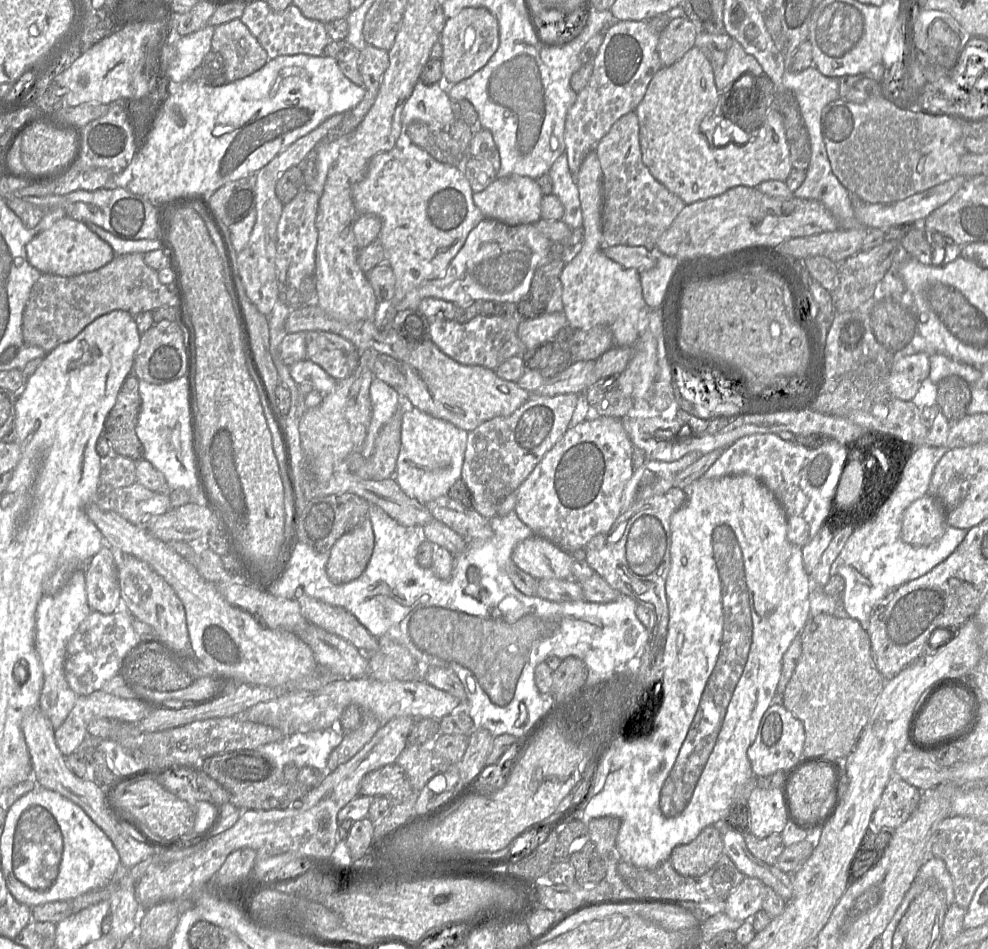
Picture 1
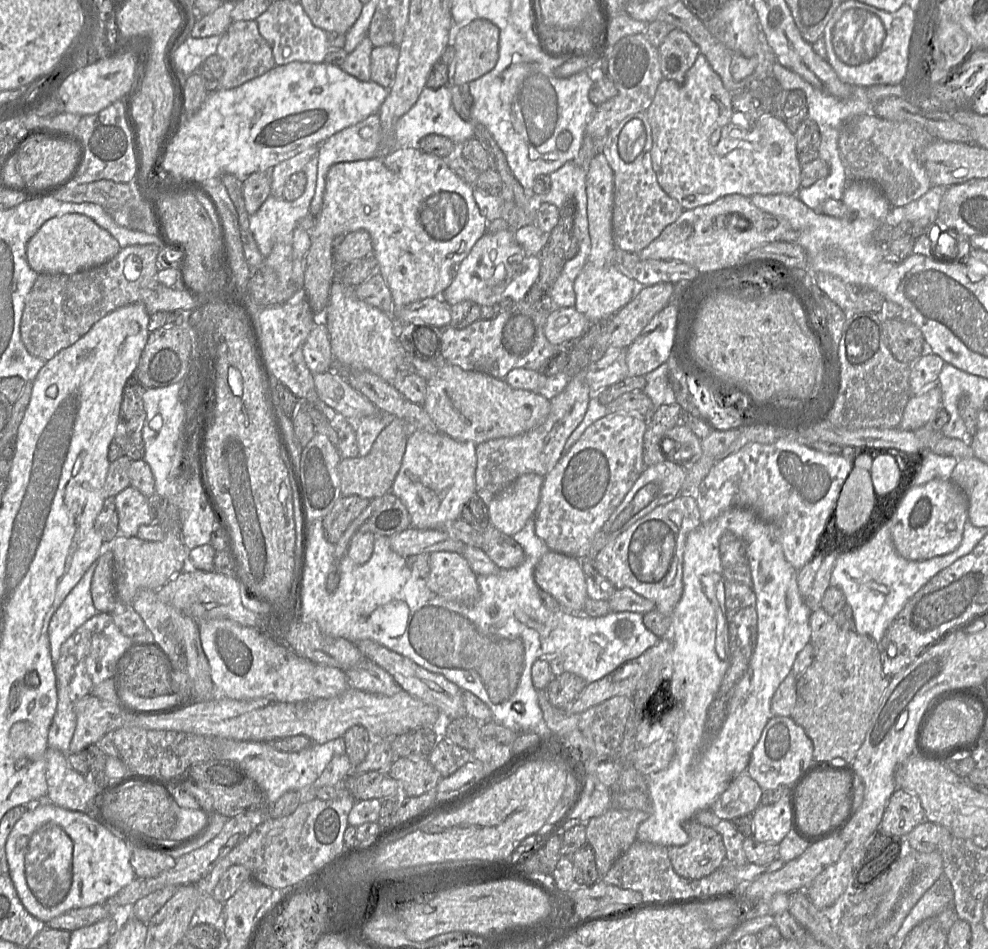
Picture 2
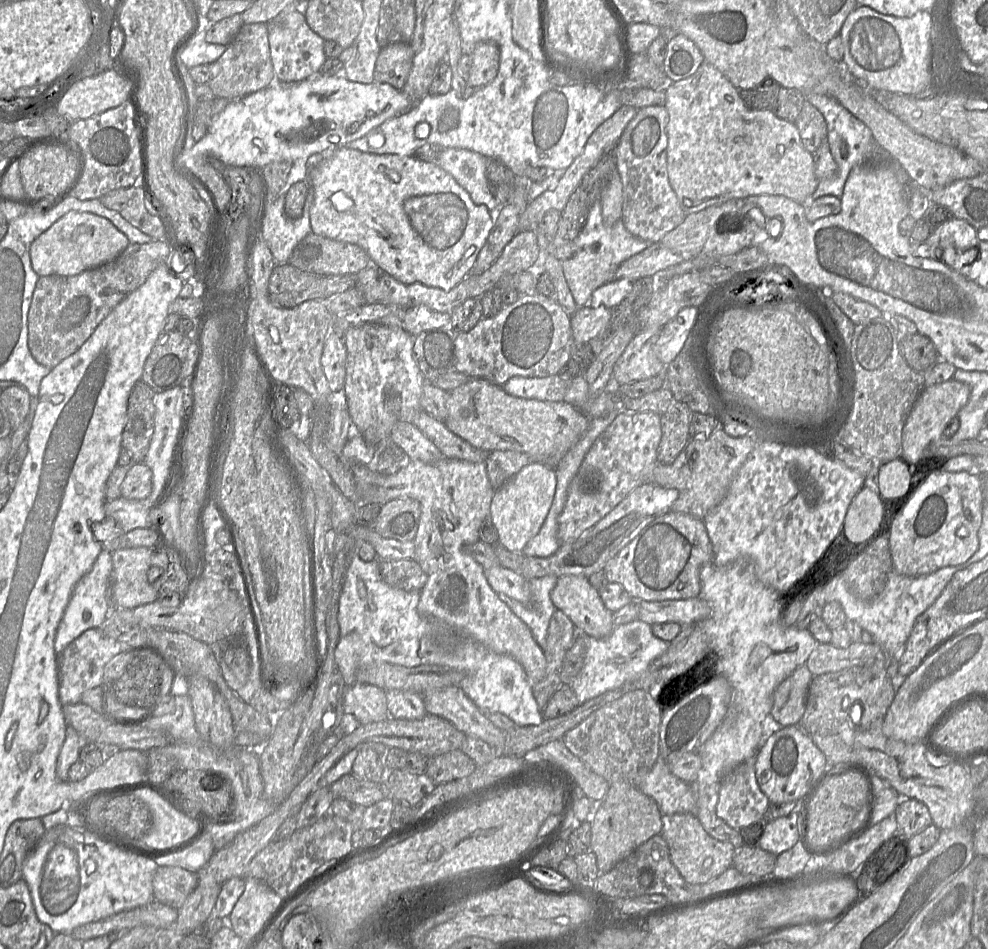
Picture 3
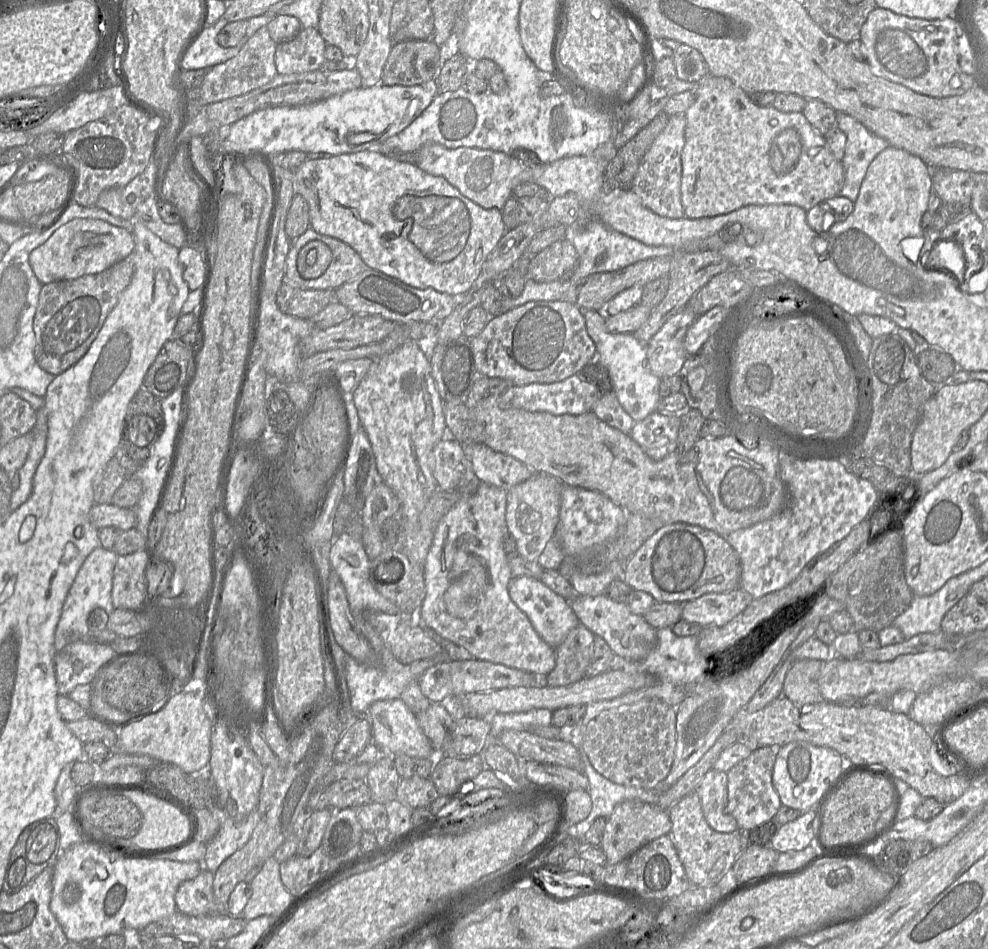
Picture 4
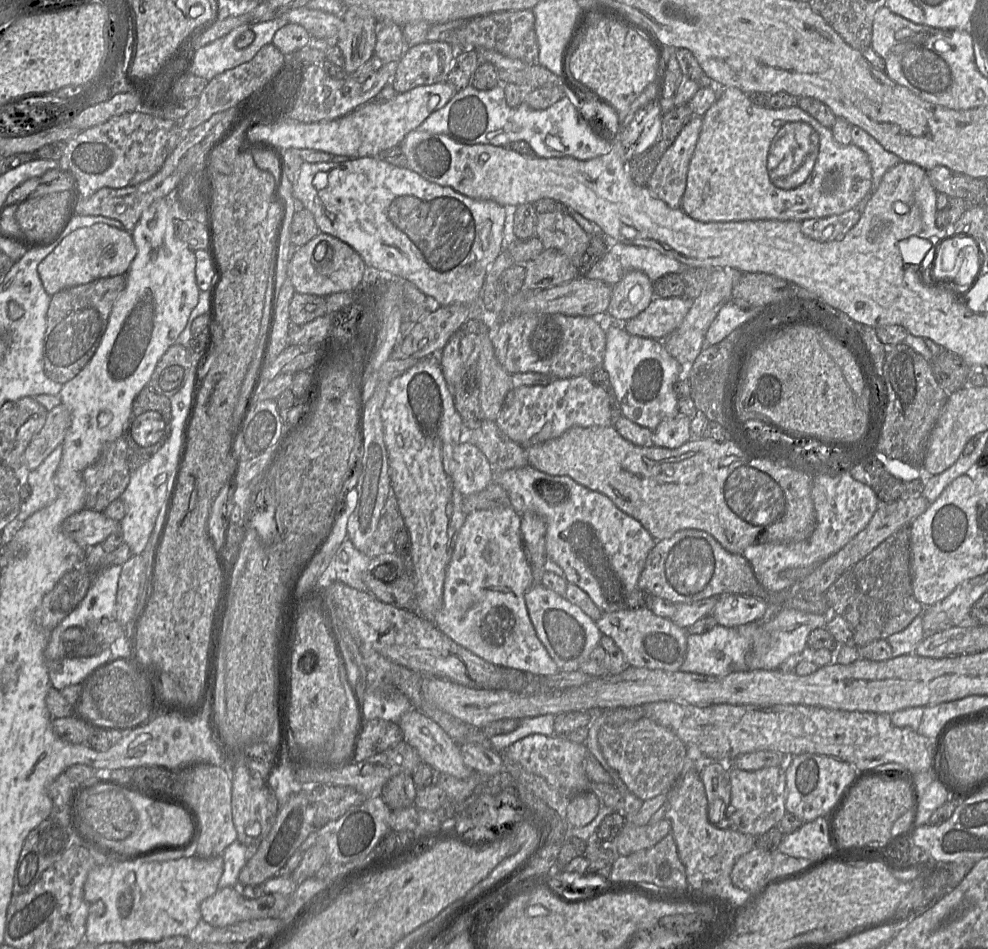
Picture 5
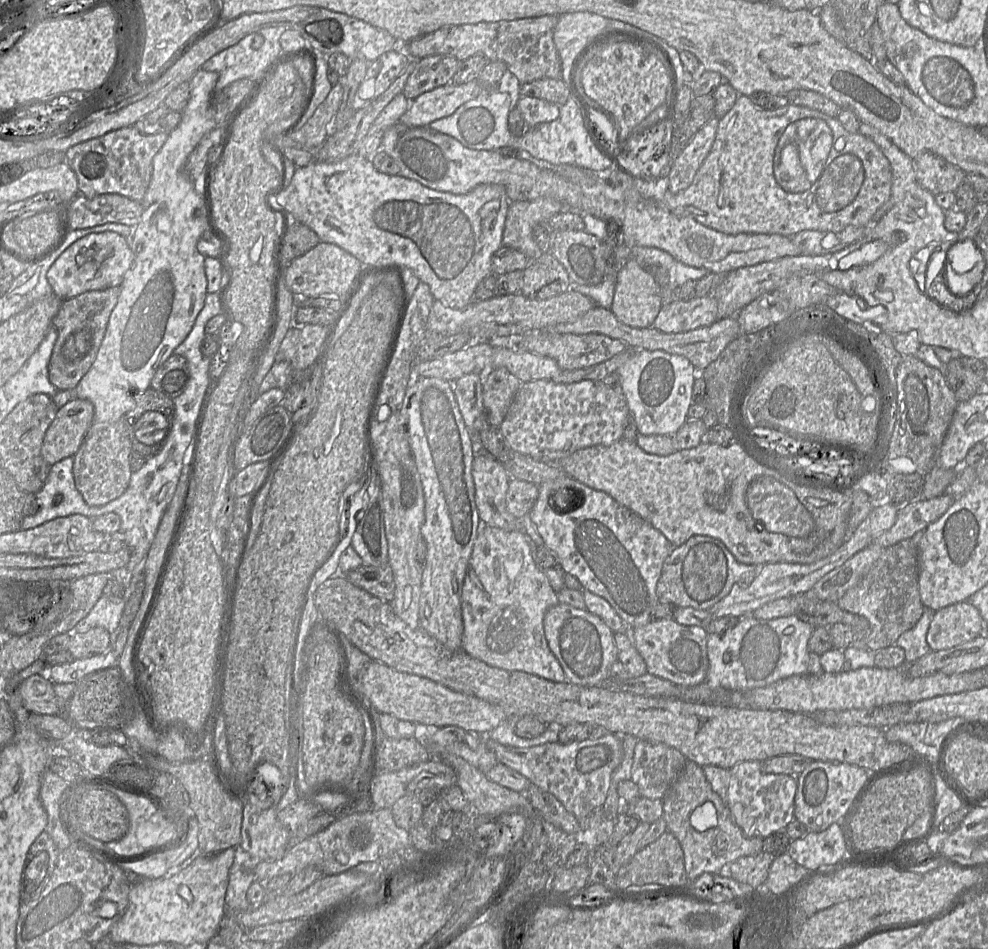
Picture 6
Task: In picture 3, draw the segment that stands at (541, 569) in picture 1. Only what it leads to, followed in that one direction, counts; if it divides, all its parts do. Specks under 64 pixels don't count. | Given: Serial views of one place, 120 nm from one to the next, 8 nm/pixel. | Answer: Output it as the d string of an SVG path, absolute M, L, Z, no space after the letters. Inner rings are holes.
M584 576L559 577L551 600L555 610L562 611L582 634L602 639L616 627L613 612L605 607L599 591Z

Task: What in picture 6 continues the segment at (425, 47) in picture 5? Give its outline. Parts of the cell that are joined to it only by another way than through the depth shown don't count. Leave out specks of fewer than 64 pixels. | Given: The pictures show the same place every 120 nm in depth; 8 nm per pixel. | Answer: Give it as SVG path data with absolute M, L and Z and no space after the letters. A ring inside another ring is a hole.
M432 55L421 58L407 79L403 94L410 100L451 82L459 60L448 55Z

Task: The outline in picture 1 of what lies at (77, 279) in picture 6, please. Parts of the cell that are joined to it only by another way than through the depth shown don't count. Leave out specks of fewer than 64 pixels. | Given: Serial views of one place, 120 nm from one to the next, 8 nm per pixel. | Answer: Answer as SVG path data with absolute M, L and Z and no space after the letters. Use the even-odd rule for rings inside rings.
M68 216L36 235L26 246L28 262L42 274L71 277L97 270L115 257L112 247L92 232L86 223Z

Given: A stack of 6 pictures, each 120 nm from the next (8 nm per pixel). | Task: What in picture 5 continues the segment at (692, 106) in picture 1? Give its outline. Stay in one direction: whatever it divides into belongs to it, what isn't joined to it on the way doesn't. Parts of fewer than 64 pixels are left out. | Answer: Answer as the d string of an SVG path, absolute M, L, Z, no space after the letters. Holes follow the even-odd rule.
M736 87L718 90L718 99L702 117L702 128L689 163L680 209L701 222L791 220L839 215L854 209L872 192L867 154L850 143L839 144L831 128L820 124L798 105L771 109L757 106Z

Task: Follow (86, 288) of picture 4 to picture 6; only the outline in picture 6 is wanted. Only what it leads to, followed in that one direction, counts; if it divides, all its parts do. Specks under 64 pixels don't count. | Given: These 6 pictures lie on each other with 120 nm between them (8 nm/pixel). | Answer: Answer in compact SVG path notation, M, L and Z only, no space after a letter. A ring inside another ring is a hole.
M120 286L84 292L63 300L52 325L57 331L48 364L49 381L59 390L74 390L94 363L103 341L110 315L117 304Z

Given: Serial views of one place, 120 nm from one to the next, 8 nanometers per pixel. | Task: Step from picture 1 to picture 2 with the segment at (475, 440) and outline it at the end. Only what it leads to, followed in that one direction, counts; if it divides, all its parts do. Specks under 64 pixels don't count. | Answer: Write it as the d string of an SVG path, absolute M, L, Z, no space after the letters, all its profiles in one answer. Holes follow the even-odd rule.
M584 370L572 377L566 387L550 399L549 414L535 428L517 436L493 439L476 445L476 494L481 497L487 509L492 497L522 474L536 473L545 476L554 468L566 453L566 441L583 420L590 398Z

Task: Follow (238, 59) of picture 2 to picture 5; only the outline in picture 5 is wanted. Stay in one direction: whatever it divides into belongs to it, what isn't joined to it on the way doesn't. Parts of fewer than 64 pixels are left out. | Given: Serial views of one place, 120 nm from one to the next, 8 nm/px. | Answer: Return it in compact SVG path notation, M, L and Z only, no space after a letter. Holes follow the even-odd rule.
M272 43L264 45L248 62L226 70L213 77L198 97L197 105L176 125L185 130L192 130L208 120L215 113L236 107L251 92L262 86L286 61L286 56Z

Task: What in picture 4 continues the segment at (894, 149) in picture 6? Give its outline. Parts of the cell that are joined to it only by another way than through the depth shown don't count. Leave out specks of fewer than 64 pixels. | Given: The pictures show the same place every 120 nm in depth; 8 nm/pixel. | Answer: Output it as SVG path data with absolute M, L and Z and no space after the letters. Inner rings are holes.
M837 112L836 126L847 136L845 153L841 160L844 182L838 195L854 203L870 163L881 151L889 147L890 143L843 112Z

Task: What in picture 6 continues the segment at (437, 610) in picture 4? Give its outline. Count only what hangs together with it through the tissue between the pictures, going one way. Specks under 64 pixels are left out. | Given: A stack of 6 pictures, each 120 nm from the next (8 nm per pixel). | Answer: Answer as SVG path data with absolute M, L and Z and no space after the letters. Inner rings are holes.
M483 524L480 532L475 540L471 557L468 562L467 572L465 575L462 592L461 592L461 610L463 620L463 635L460 650L464 651L472 658L485 663L488 666L499 668L507 671L520 671L527 674L537 676L539 678L555 682L564 683L566 681L563 669L551 652L545 634L544 634L544 616L546 612L553 606L559 604L556 592L550 586L544 573L535 564L531 555L530 544L527 534L522 530L507 531L497 527Z

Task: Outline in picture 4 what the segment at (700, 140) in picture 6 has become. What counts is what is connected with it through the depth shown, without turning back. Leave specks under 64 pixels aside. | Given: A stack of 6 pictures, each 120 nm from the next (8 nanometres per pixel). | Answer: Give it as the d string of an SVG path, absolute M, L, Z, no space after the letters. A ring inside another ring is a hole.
M685 114L669 116L666 127L644 155L631 187L631 191L640 198L646 208L671 219L685 217L681 201L681 155L685 145L685 129Z

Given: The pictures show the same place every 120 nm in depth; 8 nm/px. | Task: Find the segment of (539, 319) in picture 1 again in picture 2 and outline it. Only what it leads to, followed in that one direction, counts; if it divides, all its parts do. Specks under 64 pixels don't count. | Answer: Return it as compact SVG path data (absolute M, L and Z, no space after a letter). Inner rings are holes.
M574 307L555 308L546 315L544 333L553 345L572 344L590 325L591 321Z

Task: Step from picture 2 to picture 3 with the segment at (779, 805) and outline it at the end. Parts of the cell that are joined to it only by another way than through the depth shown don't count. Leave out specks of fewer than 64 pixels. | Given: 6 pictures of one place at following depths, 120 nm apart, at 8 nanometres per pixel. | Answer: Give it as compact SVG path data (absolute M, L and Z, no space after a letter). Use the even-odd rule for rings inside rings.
M797 804L796 810L789 816L770 821L759 841L759 847L775 855L791 849L800 841L802 813Z

